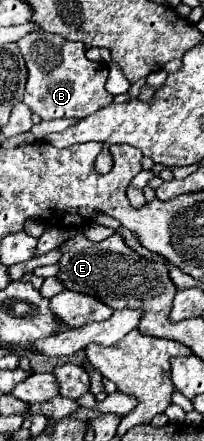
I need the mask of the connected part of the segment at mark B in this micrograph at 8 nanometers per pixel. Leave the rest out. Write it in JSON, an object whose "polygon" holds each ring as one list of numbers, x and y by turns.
{"polygon":[[32,30,24,38,16,42,18,50,22,52,28,68,28,82,26,82,26,92,24,92,24,104,32,108,42,120,52,120,52,118,84,118,96,112,100,106,106,106,112,102,112,96,104,90,104,80,108,78,108,66,100,62,92,62,86,58,86,48,80,42,68,42,58,34,48,34,44,30]]}

